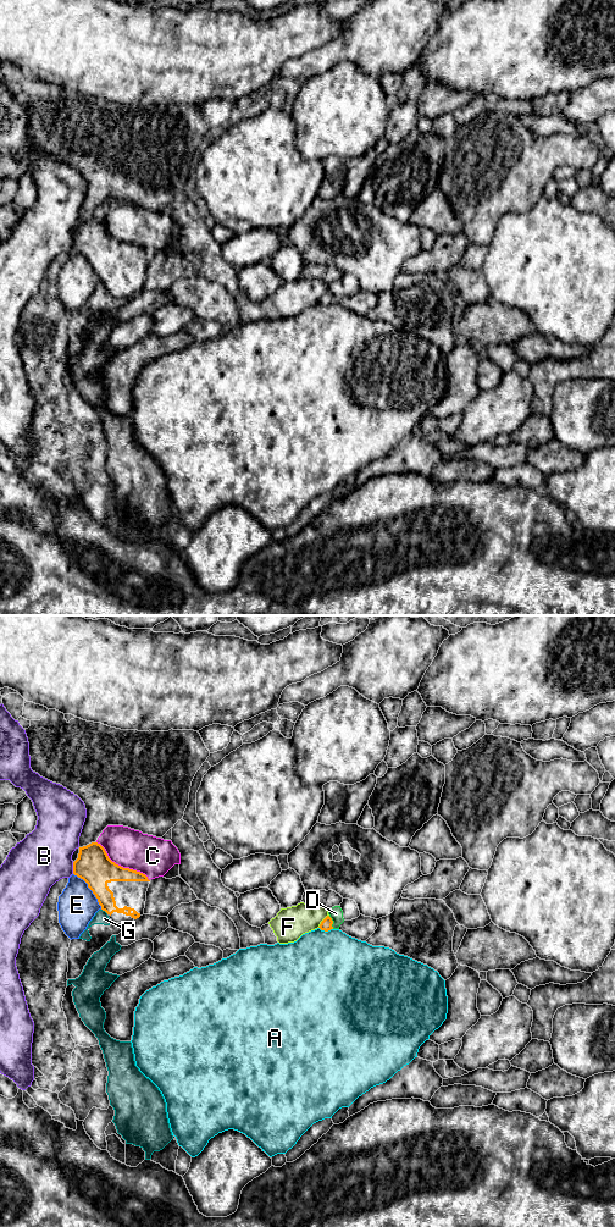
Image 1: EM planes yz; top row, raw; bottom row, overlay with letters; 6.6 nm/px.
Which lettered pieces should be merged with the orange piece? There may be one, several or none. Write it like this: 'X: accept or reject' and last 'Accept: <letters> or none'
A: reject
B: reject
C: reject
D: accept
E: reject
F: reject
G: reject
Accept: D

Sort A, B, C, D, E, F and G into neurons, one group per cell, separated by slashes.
A / B / C / D / E / F / G

